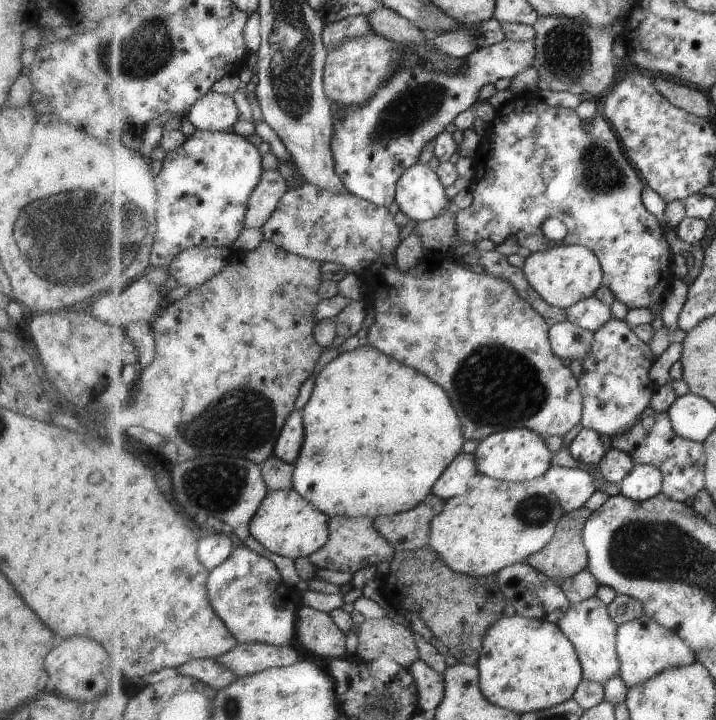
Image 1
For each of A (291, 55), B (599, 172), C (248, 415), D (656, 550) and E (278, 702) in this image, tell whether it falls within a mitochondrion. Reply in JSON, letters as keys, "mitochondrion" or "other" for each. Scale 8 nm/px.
{"A":"mitochondrion","B":"mitochondrion","C":"mitochondrion","D":"mitochondrion","E":"other"}

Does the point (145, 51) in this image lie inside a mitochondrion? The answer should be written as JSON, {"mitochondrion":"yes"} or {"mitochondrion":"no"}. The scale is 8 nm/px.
{"mitochondrion":"yes"}

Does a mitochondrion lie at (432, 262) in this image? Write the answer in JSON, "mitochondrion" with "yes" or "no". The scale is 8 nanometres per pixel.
{"mitochondrion":"no"}

